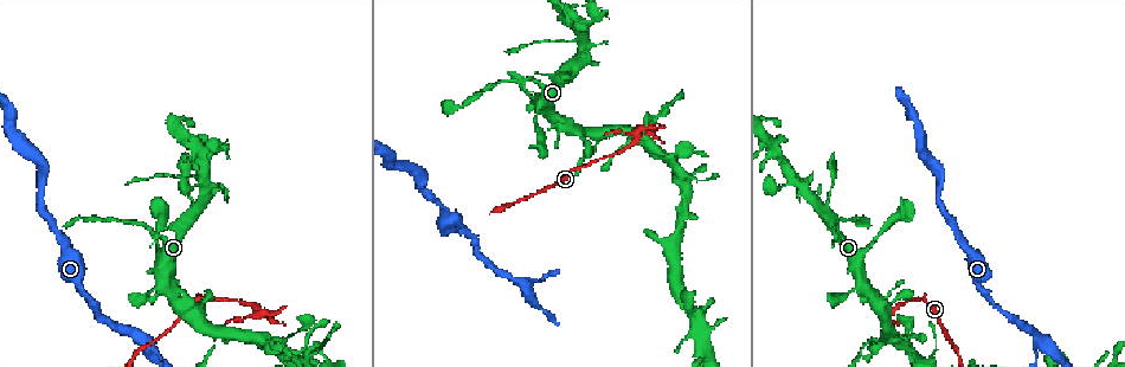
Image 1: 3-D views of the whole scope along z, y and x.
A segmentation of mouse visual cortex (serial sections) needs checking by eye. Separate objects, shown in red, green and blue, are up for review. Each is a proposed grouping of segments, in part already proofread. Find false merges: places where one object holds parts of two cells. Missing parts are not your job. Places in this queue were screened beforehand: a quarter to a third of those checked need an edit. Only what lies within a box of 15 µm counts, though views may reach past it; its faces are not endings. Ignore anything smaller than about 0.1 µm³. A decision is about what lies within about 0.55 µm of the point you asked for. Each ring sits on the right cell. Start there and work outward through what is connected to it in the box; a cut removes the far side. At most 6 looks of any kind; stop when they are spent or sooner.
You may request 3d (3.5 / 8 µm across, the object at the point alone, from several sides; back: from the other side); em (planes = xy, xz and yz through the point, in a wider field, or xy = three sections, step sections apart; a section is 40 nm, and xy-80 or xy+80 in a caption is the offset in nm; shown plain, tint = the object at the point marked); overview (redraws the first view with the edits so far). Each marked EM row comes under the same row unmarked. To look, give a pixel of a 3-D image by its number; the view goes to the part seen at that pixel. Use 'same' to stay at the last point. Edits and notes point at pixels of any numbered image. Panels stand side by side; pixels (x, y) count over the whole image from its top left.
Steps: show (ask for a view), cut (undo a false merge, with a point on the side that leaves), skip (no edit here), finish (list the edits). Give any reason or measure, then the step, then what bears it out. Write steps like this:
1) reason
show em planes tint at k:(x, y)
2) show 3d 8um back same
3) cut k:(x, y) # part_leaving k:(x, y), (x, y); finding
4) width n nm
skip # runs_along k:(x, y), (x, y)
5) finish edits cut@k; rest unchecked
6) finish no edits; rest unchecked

three-way junction
show 3d 3.5um back at 1:(145, 340)

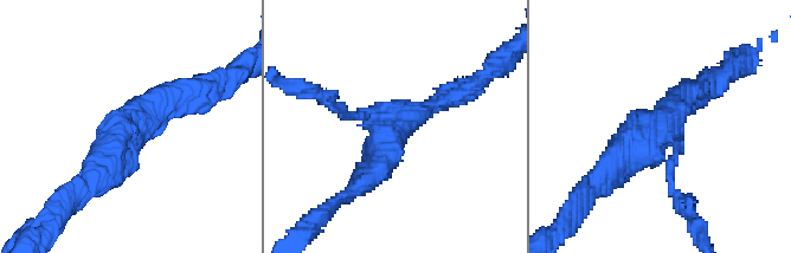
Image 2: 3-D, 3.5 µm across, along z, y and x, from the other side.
arms 3; arm_widths 150, 300, 400 nm; now the EM
show em xy step 1 tint at 2:(659, 127)

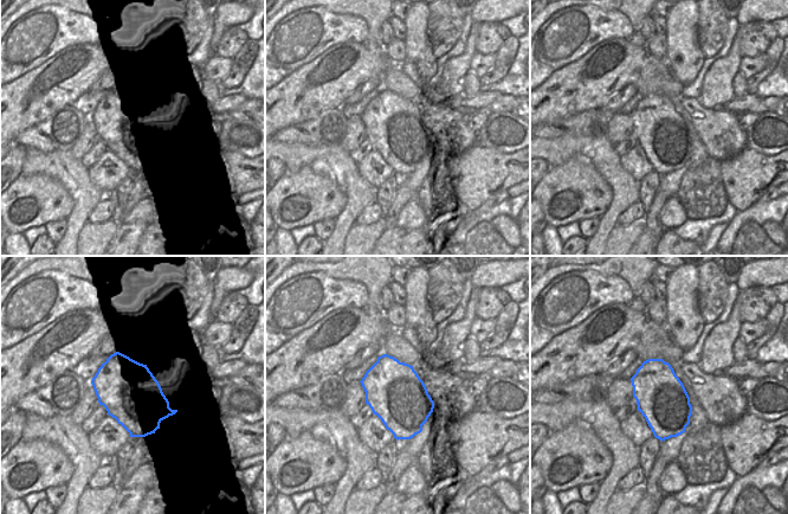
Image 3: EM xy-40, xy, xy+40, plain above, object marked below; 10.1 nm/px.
cut 2:(669, 175) # two cells meet here

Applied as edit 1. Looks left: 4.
show overview

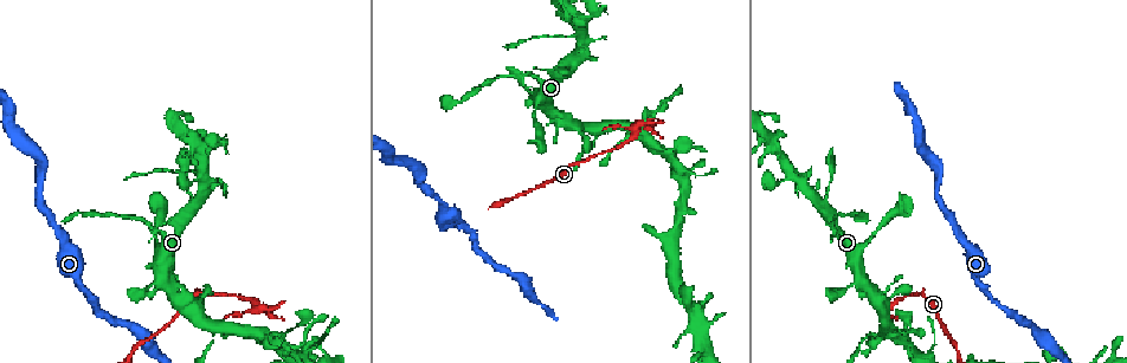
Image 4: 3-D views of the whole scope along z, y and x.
abrupt turn
show 3d 8um at 4:(254, 306)

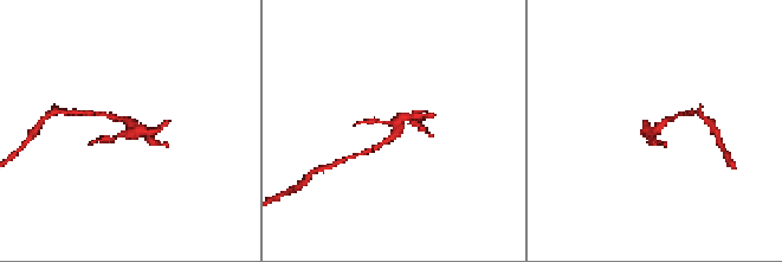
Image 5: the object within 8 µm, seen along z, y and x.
show 3d 3.5um back at 5:(654, 133)

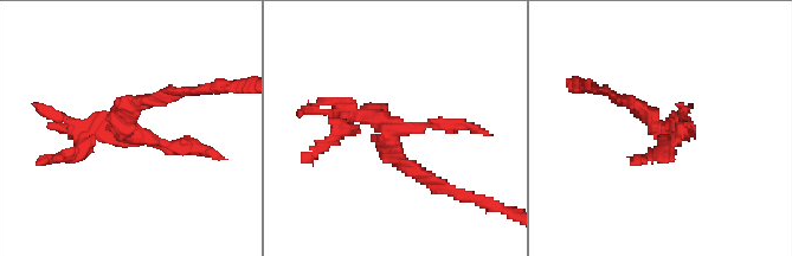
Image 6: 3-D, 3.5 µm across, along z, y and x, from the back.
show em xy step 2 tint at 6:(662, 133)

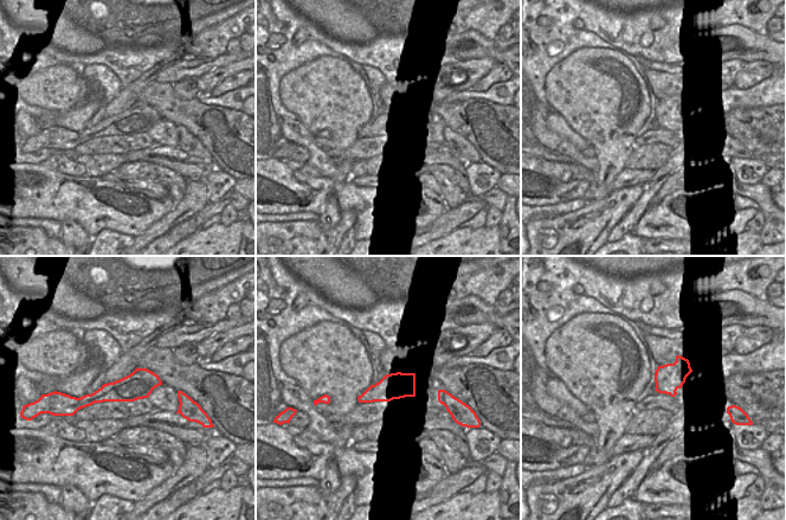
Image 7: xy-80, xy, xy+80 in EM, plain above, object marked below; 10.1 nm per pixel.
cut 6:(172, 146) # two cells meet here

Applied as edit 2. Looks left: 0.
finish edits cut@2, cut@6; rest unchecked

